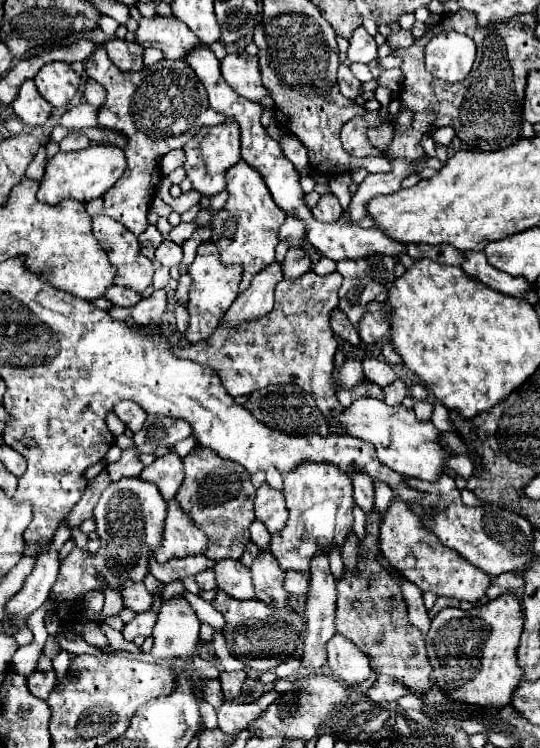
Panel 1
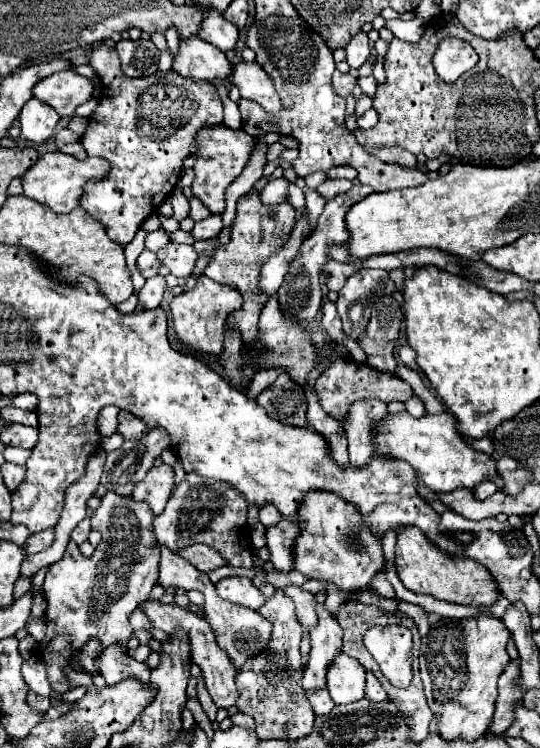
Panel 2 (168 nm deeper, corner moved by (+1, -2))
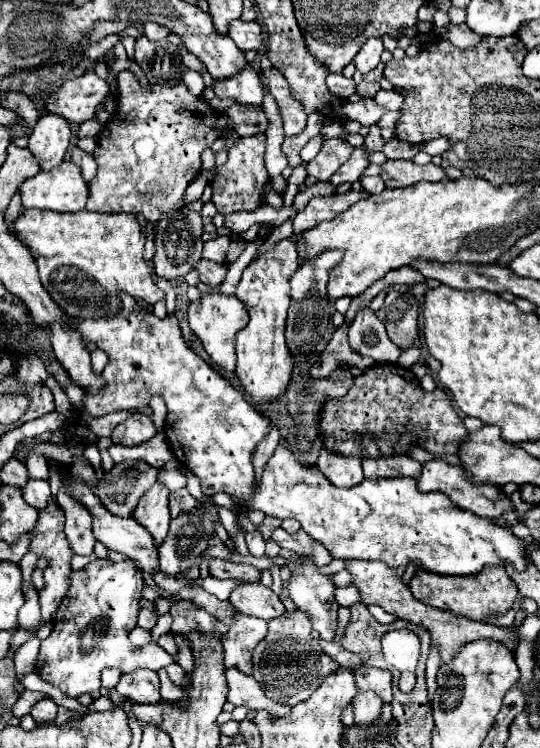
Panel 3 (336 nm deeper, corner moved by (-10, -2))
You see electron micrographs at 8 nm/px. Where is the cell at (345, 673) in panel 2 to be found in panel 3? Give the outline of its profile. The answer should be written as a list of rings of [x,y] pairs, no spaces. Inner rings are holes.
[[[364,691],[364,693],[358,693],[352,701],[352,707],[354,707],[354,723],[360,725],[360,727],[366,727],[366,725],[372,725],[380,719],[380,709],[382,709],[384,701],[380,701],[380,697],[376,697],[374,693],[370,691]]]

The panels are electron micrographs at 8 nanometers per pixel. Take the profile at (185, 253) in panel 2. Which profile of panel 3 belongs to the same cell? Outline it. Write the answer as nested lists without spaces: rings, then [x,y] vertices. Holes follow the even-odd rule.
[[[200,259],[194,269],[200,273],[200,281],[210,285],[210,287],[218,287],[224,277],[226,277],[226,267],[216,263],[216,261],[206,261],[206,259]]]

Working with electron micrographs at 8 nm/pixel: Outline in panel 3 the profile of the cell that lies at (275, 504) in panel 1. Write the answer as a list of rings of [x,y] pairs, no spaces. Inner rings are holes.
[[[308,557],[302,559],[304,565],[288,561],[292,569],[292,581],[288,585],[290,597],[296,607],[310,617],[312,629],[318,631],[324,641],[332,641],[338,627],[340,607],[334,599],[336,585],[326,575],[322,575]]]

